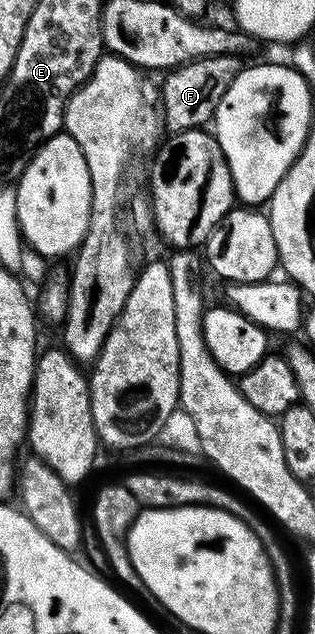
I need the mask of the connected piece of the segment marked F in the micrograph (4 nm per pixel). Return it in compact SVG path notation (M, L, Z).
M234 55L220 57L201 57L180 65L165 74L160 85L160 112L167 122L174 121L174 129L201 129L207 123L213 122L214 112L224 99L224 91L236 79L240 68L239 58Z

